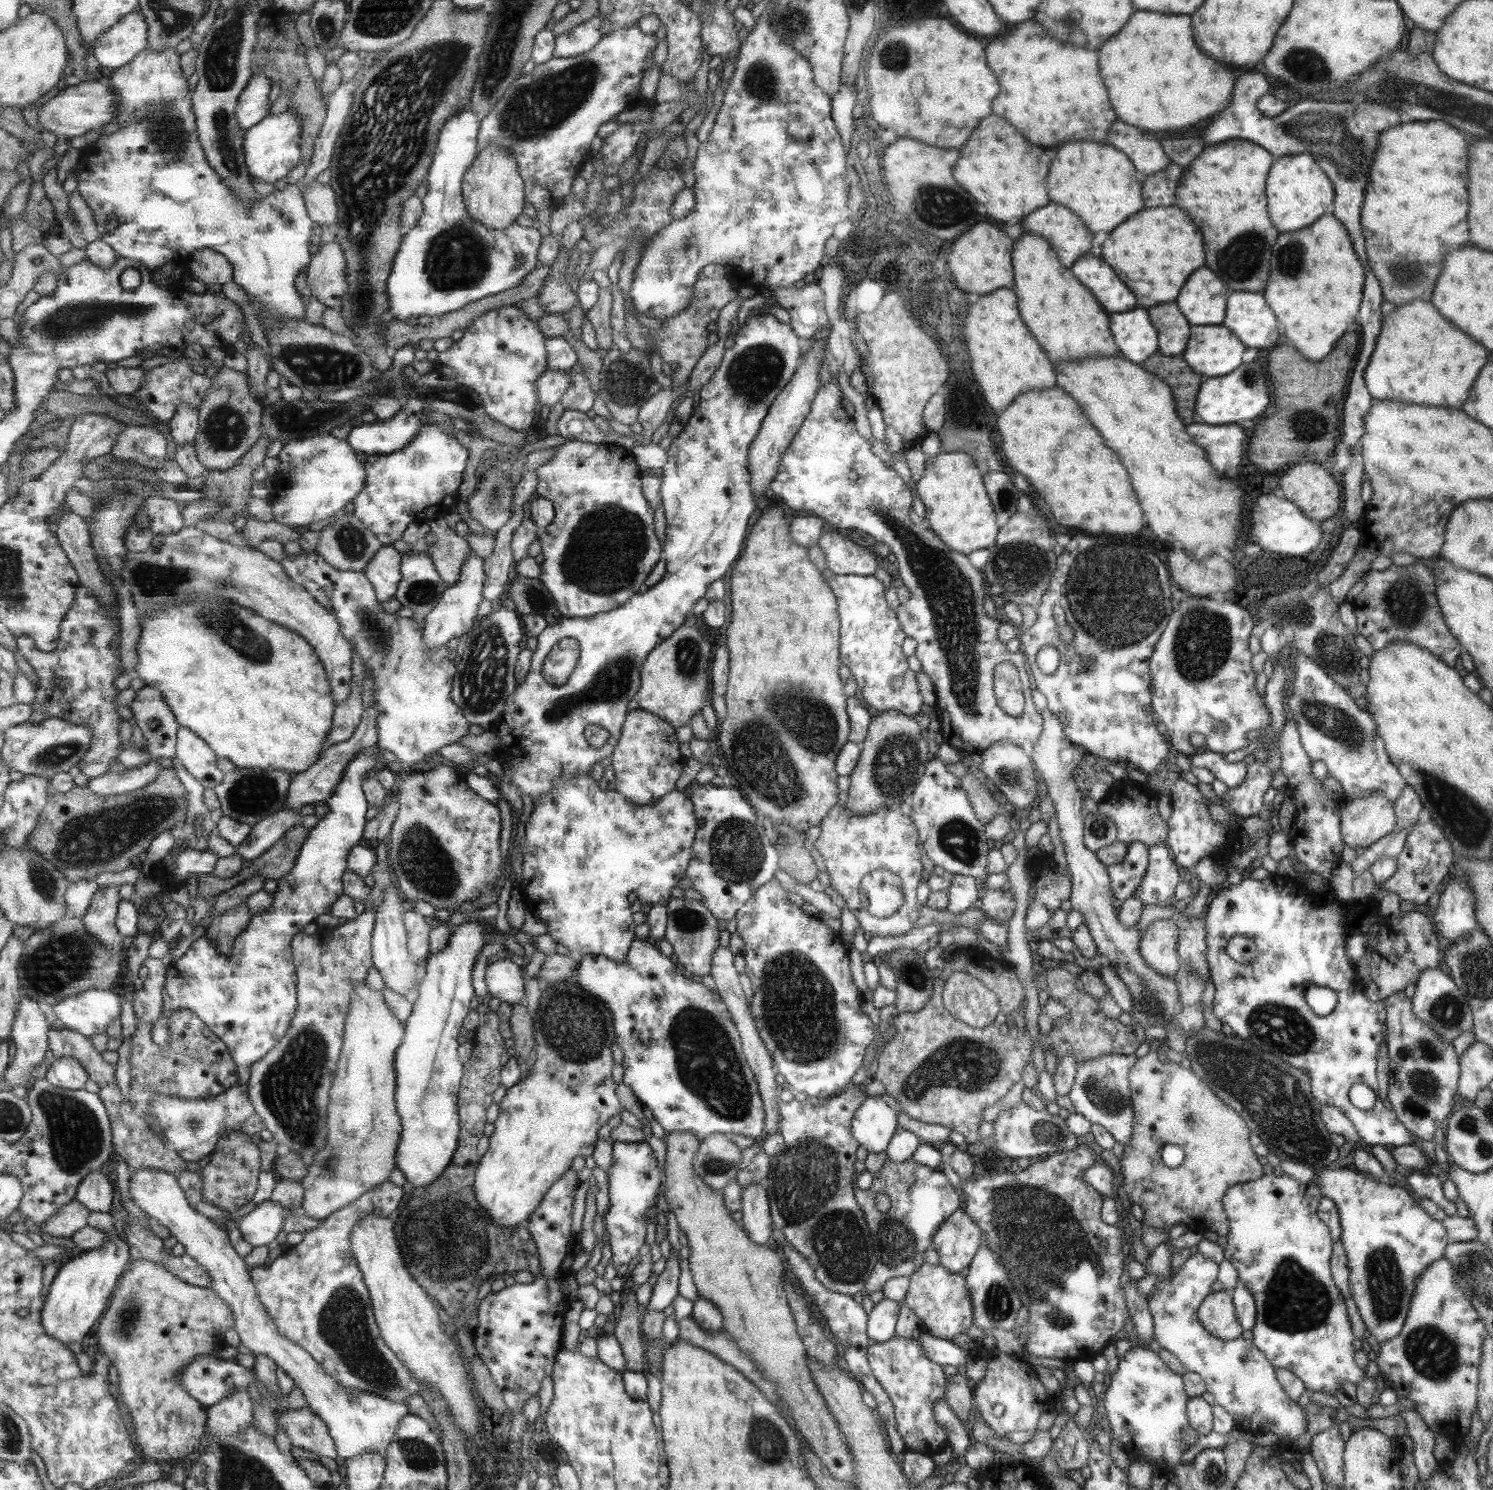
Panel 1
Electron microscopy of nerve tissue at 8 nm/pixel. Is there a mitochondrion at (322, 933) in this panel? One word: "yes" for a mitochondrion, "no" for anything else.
no

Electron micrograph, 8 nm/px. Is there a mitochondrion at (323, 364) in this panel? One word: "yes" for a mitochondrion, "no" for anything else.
yes

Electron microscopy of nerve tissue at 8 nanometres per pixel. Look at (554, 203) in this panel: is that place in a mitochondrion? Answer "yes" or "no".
no

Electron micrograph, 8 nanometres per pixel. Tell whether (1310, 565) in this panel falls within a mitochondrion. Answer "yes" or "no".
no

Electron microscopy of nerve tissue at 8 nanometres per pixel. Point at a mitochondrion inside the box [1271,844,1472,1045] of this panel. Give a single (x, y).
(1448, 1010)

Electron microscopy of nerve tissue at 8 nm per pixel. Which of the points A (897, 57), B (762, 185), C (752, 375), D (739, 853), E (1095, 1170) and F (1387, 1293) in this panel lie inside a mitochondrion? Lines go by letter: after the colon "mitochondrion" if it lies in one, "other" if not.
A: mitochondrion
B: other
C: mitochondrion
D: mitochondrion
E: other
F: mitochondrion

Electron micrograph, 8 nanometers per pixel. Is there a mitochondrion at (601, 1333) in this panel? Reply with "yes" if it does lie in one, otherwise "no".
no

